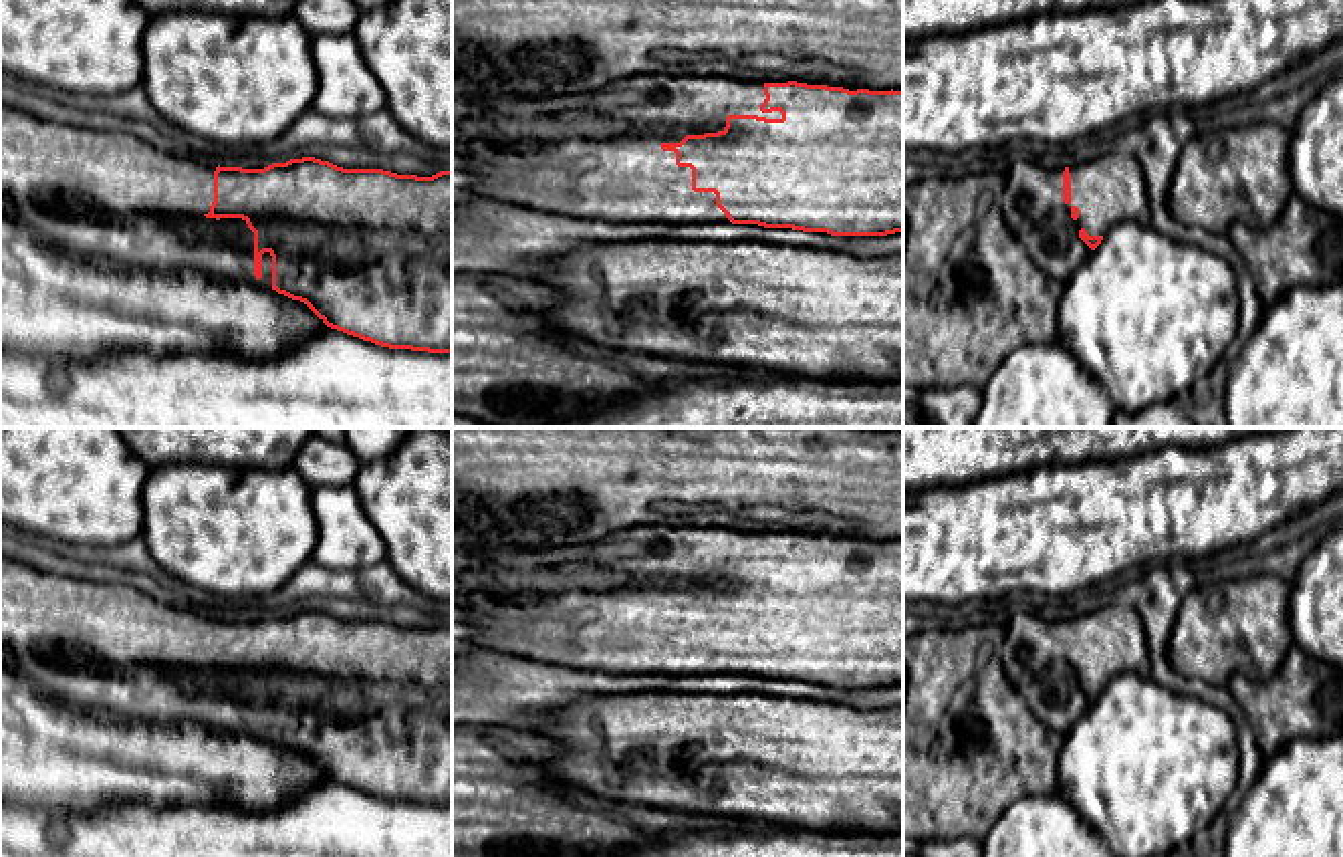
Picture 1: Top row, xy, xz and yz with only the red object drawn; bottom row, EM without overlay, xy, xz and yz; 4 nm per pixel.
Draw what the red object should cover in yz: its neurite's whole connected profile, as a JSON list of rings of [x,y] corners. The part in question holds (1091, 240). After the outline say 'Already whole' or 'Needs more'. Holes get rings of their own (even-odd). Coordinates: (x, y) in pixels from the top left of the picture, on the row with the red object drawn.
[[[1117,149],[1059,169],[1012,161],[1000,208],[1036,268],[1061,284],[1115,224],[1151,224],[1145,171]]]. Needs more

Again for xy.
[[[0,103],[0,214],[40,238],[119,266],[198,268],[210,276],[250,282],[304,302],[327,327],[389,349],[452,353],[452,171],[432,177],[397,175],[383,169],[343,169],[315,157],[272,163],[264,169],[220,167],[167,143],[153,143],[121,131],[83,129],[46,121],[36,113]]]. Needs more

